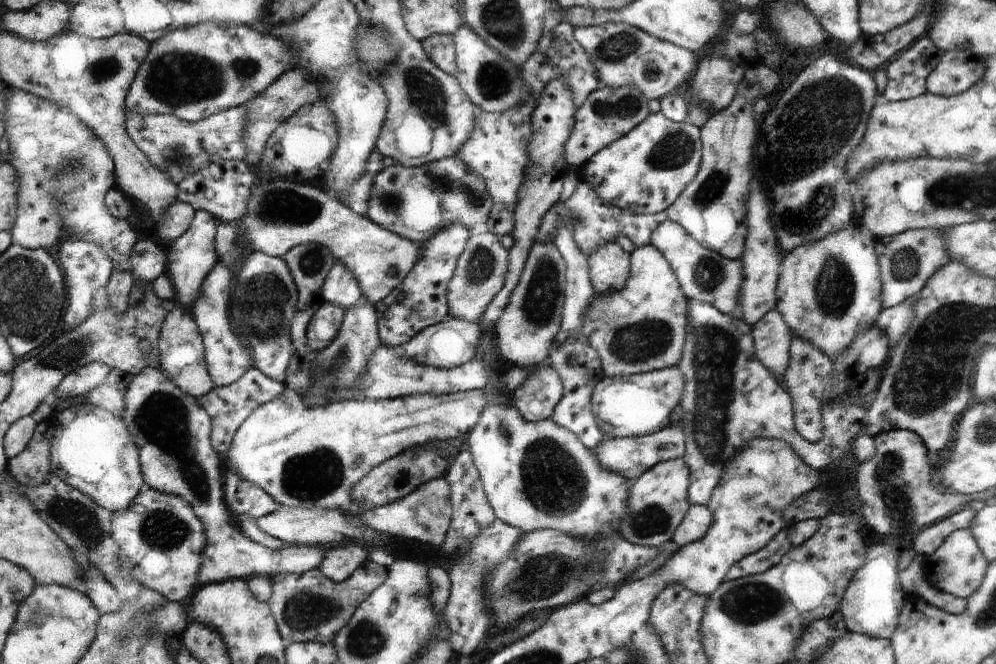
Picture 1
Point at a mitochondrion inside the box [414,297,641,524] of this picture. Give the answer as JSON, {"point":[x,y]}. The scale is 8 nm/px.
{"point":[555,482]}

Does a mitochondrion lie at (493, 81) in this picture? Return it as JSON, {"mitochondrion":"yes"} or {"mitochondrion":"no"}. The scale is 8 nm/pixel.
{"mitochondrion":"yes"}

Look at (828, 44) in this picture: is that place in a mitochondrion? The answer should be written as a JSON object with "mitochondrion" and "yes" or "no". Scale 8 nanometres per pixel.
{"mitochondrion":"no"}

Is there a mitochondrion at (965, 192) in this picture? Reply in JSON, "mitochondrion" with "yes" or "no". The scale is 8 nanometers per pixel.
{"mitochondrion":"yes"}

